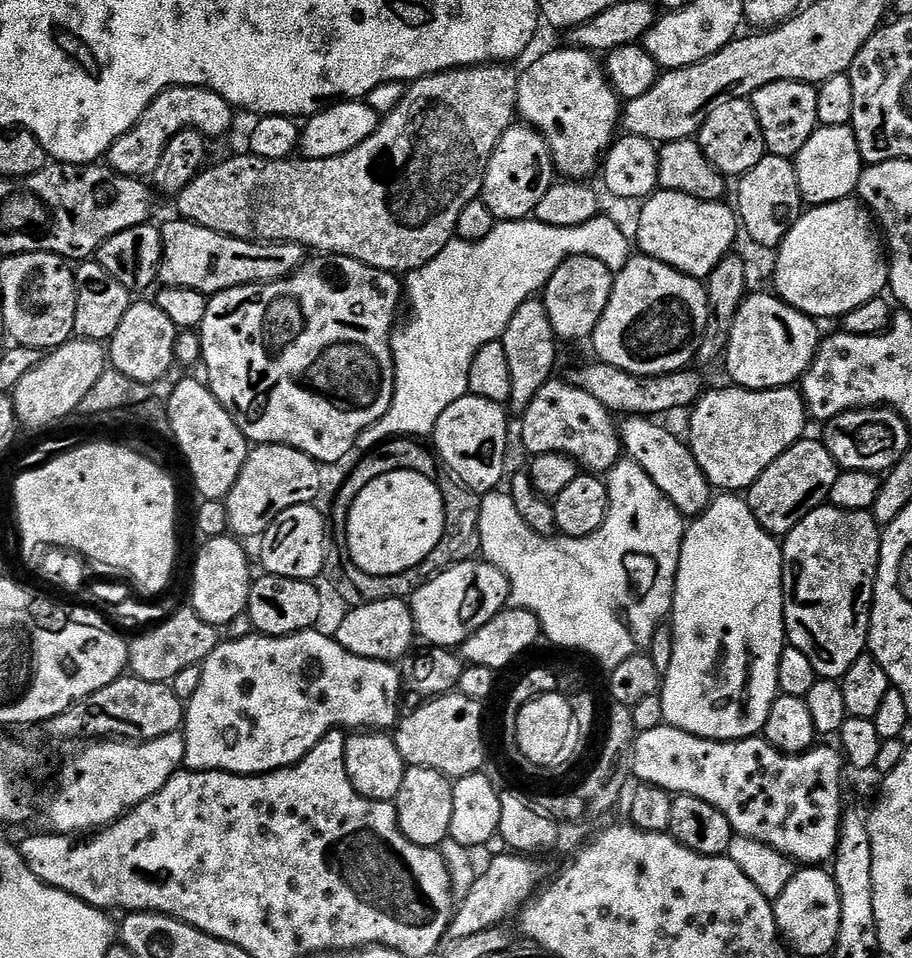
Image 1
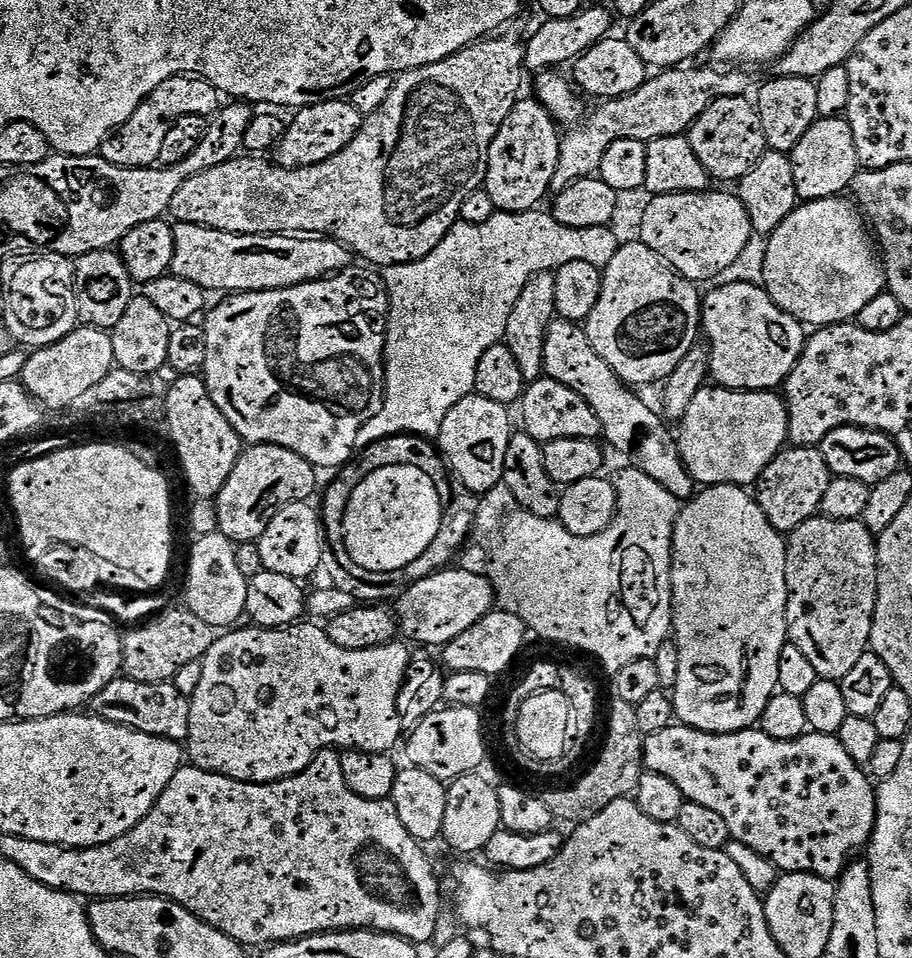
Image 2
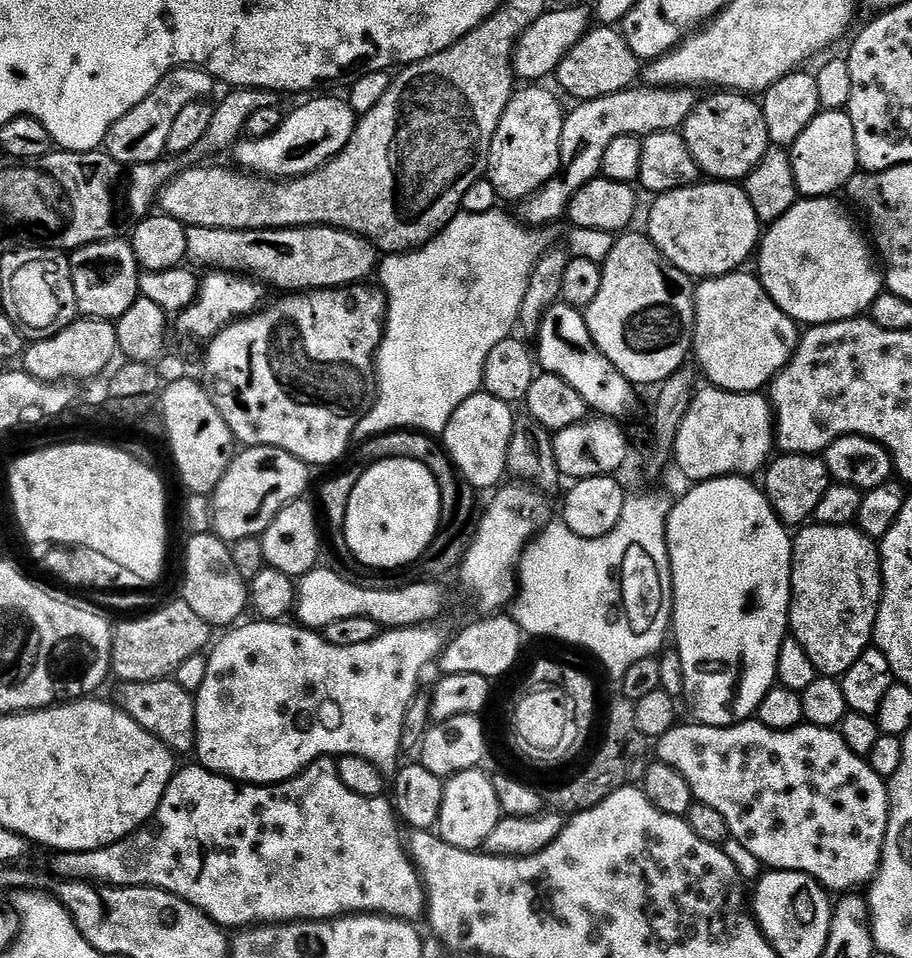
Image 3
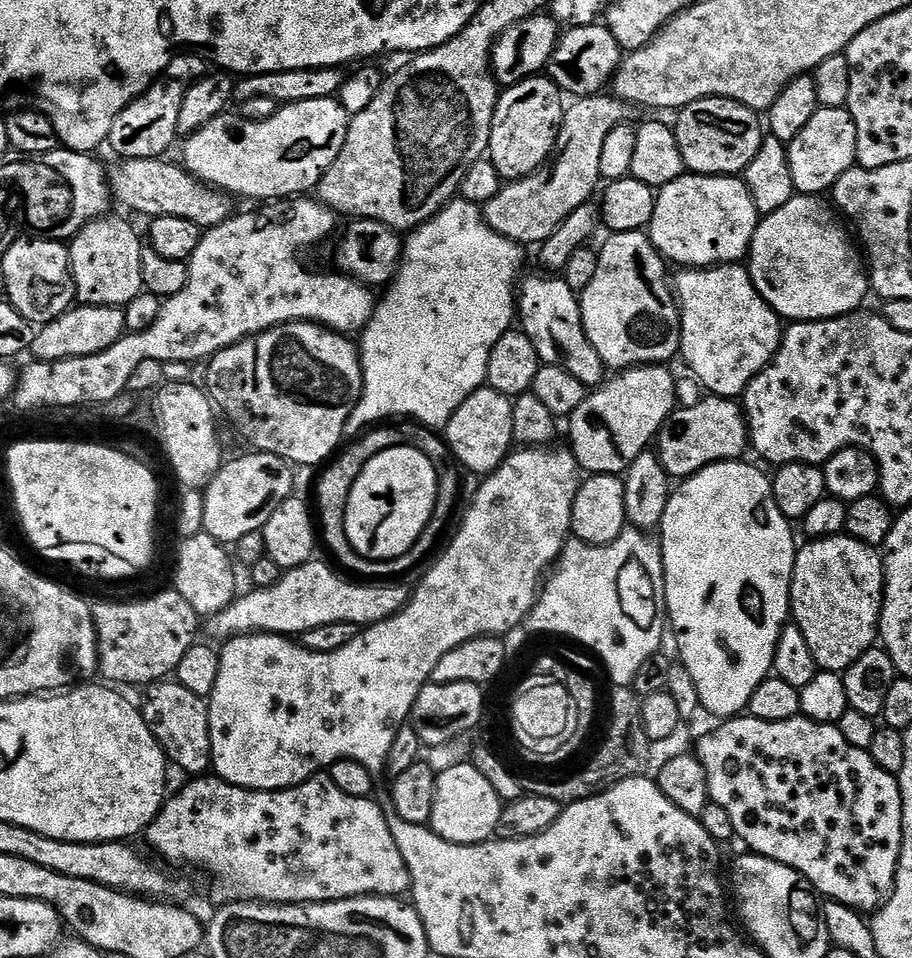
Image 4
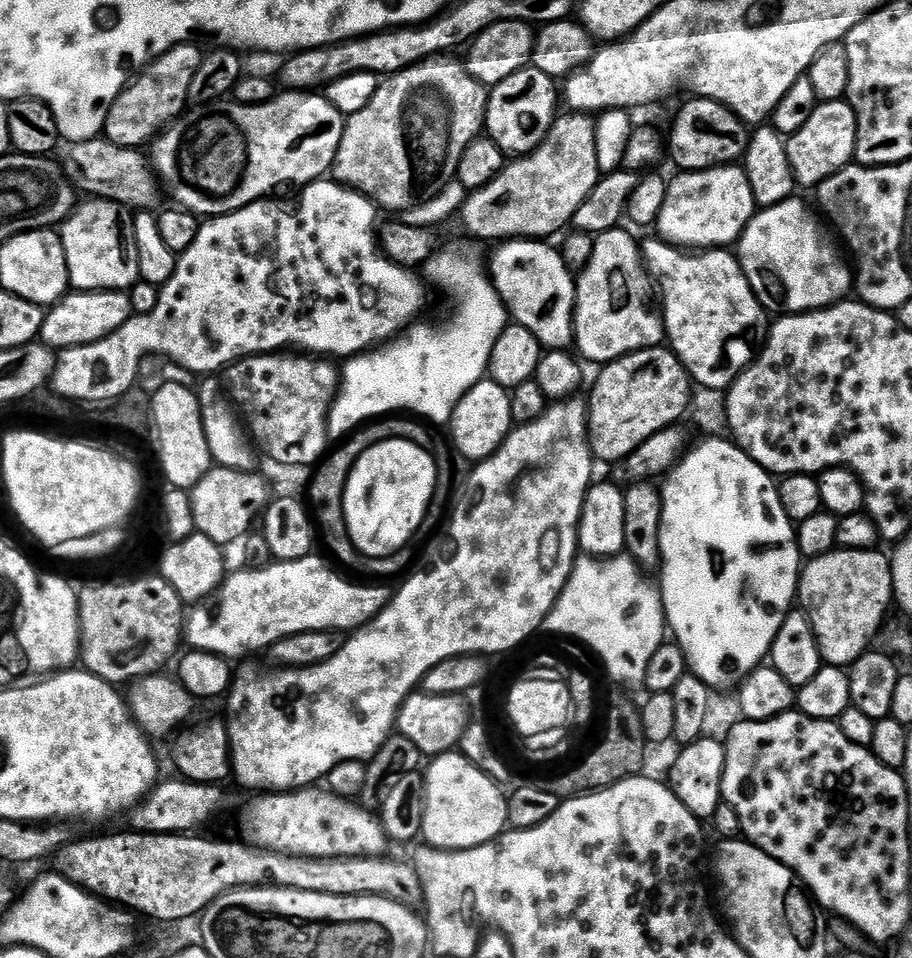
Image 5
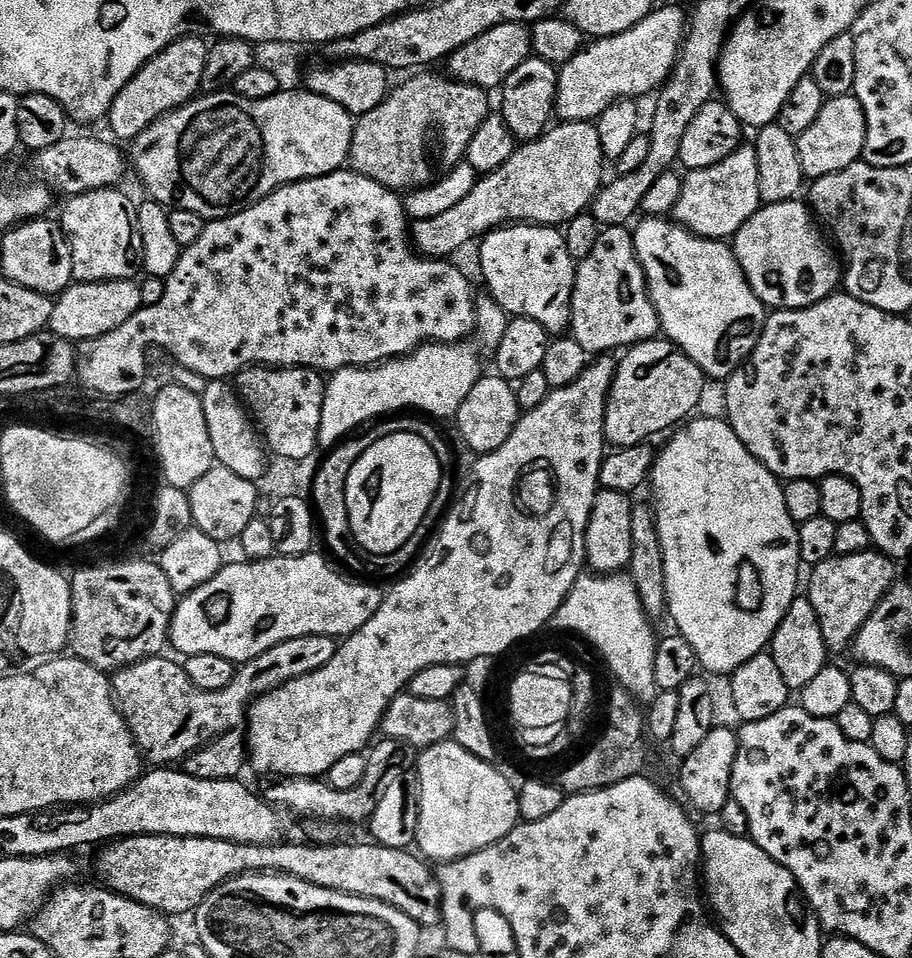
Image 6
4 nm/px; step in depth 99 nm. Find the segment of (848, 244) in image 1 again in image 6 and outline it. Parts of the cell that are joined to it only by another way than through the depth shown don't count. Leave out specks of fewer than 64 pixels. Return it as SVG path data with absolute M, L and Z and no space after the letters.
M794 199L781 204L764 204L734 237L737 262L742 266L754 294L758 294L760 301L772 310L809 308L833 295L842 284L842 264L837 253L828 249L823 234L816 229L817 221L809 205L800 203L799 199Z

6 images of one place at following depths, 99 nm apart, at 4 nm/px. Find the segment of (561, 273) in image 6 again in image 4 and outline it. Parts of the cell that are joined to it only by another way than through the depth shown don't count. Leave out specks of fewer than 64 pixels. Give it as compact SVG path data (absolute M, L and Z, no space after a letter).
M556 274L532 276L518 288L518 324L534 342L541 365L553 364L566 374L574 374L585 386L596 386L605 379L606 366L594 350L582 322L580 297L566 281Z

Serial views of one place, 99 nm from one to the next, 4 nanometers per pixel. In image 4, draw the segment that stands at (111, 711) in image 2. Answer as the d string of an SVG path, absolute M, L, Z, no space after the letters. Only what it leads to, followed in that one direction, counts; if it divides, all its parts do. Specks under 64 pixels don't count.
M165 678L155 684L147 685L144 701L139 701L138 707L148 729L154 734L154 738L160 744L165 756L173 765L176 764L192 778L207 773L212 768L212 747L210 746L210 722L208 721L208 705L205 697L198 694L190 694L186 686L176 683L175 679Z

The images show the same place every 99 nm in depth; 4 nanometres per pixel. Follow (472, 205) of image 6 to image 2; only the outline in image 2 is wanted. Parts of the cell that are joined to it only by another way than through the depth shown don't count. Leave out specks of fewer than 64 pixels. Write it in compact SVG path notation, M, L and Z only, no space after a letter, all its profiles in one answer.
M715 66L716 68L678 67L661 71L644 81L634 94L619 96L617 100L605 100L600 109L577 123L572 132L560 142L558 170L554 174L553 189L566 190L568 184L599 173L600 159L614 142L637 140L647 144L650 140L685 135L696 119L719 99L744 96L748 91L747 71L736 66Z

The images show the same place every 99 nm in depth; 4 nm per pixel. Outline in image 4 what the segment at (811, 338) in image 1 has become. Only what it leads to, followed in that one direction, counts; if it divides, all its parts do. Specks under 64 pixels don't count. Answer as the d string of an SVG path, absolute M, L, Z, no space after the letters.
M743 263L689 268L674 276L680 310L680 351L688 368L714 396L743 397L746 386L780 349L782 320L758 294Z

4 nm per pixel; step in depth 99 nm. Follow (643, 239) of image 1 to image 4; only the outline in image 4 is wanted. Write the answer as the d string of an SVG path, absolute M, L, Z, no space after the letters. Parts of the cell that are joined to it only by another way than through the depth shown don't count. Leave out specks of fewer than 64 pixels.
M685 174L665 188L656 192L656 205L652 221L648 223L647 234L656 251L665 261L672 260L681 269L715 268L717 264L734 264L743 261L752 246L752 239L762 217L754 206L754 198L750 198L750 190L743 179L736 176L702 176Z

